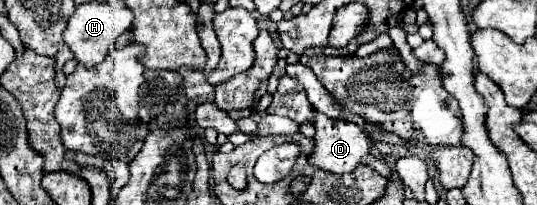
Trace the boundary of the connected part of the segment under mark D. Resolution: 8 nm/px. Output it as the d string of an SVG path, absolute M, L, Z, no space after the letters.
M314 109L314 129L316 129L316 135L314 135L316 145L314 145L314 151L310 155L310 163L324 169L324 171L336 173L336 175L352 173L362 163L364 157L372 155L372 147L378 143L374 133L364 131L354 123L330 119L324 113L320 113L318 109Z

